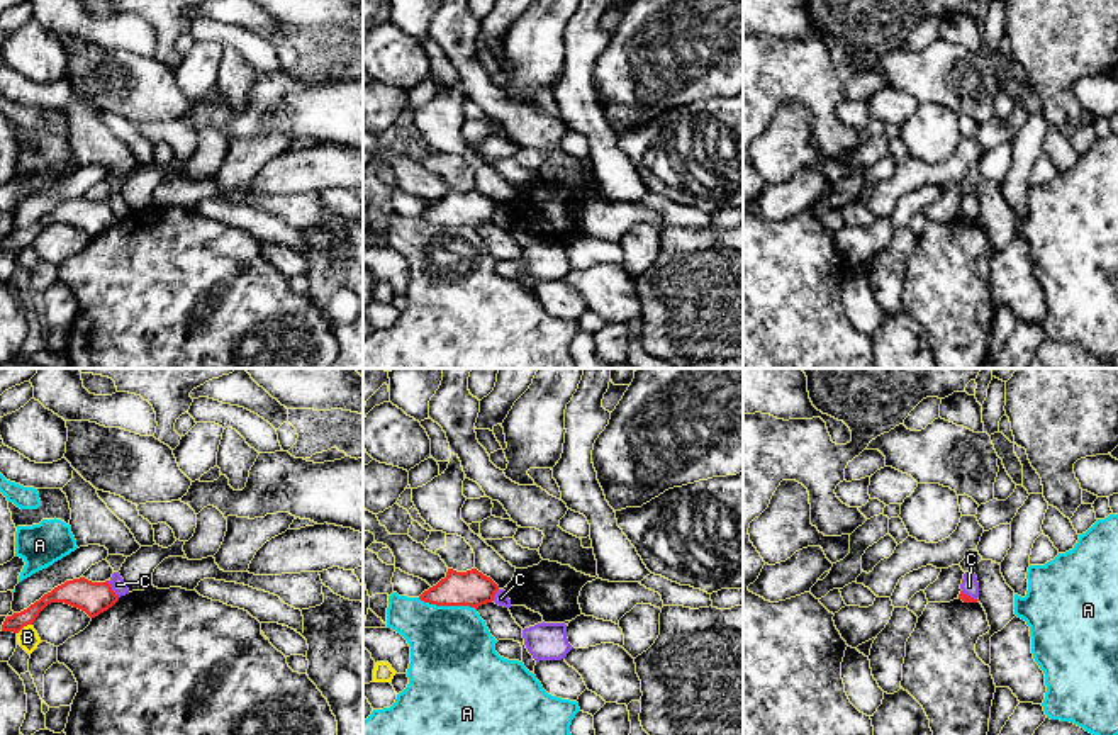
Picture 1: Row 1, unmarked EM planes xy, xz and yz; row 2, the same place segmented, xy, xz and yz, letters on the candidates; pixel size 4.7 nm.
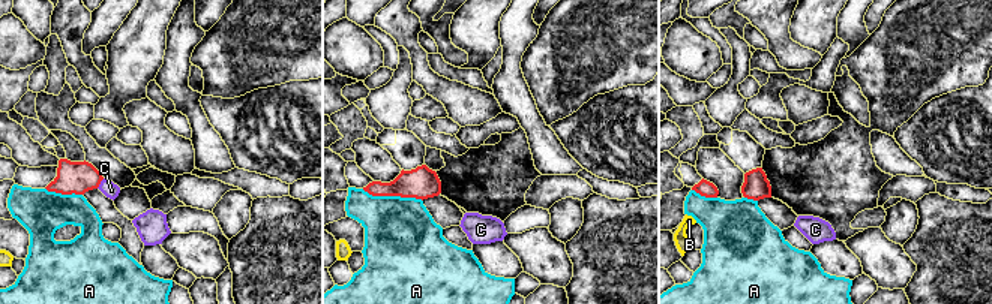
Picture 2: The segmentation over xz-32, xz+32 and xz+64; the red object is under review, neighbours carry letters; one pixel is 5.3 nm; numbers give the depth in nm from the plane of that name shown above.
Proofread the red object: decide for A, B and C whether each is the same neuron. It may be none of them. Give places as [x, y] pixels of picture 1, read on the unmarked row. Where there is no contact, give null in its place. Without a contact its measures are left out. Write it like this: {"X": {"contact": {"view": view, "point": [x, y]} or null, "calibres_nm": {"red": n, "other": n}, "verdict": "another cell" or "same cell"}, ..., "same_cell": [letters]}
{"A": {"contact": {"view": "xz", "point": [447, 224]}, "calibres_nm": {"red": 170, "other": 400}, "verdict": "another cell"}, "B": {"contact": {"view": "xy", "point": [24, 245]}, "calibres_nm": {"red": 90, "other": 100}, "verdict": "another cell"}, "C": {"contact": {"view": "xy", "point": [111, 209]}, "calibres_nm": {"red": 160, "other": 70}, "verdict": "another cell"}, "same_cell": []}

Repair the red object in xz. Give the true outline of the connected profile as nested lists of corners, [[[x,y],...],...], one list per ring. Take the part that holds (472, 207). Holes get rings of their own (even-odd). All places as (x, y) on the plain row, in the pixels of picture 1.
[[[448,188],[446,197],[424,210],[419,219],[436,226],[478,227],[492,222],[499,205],[477,188],[456,192]]]

